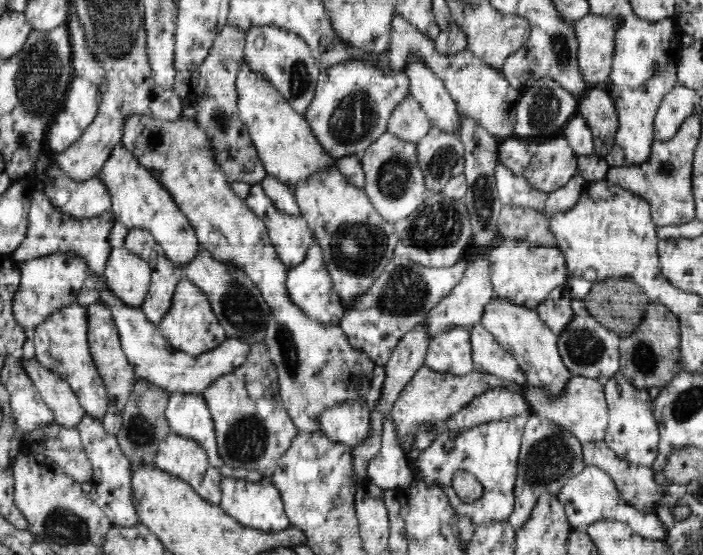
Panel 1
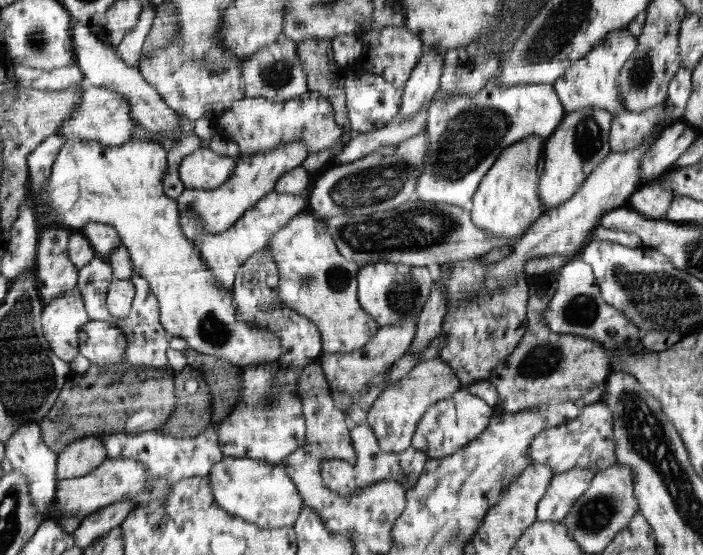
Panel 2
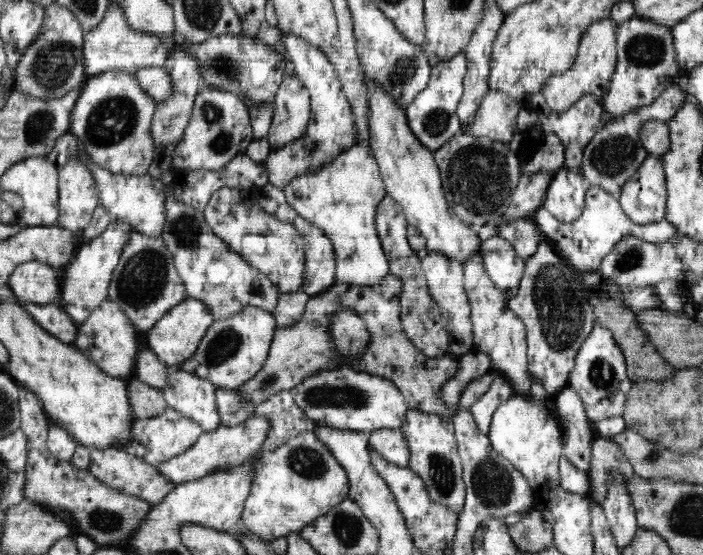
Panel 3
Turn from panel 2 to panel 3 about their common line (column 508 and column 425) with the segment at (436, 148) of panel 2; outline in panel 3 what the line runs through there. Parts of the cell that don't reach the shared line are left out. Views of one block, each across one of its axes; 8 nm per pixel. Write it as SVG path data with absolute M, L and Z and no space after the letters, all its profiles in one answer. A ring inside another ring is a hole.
M458 54L448 62L440 62L432 68L428 85L406 106L409 129L422 145L435 151L446 144L452 136L460 133L461 123L457 116L457 106L463 96L464 77L468 62L463 54Z

